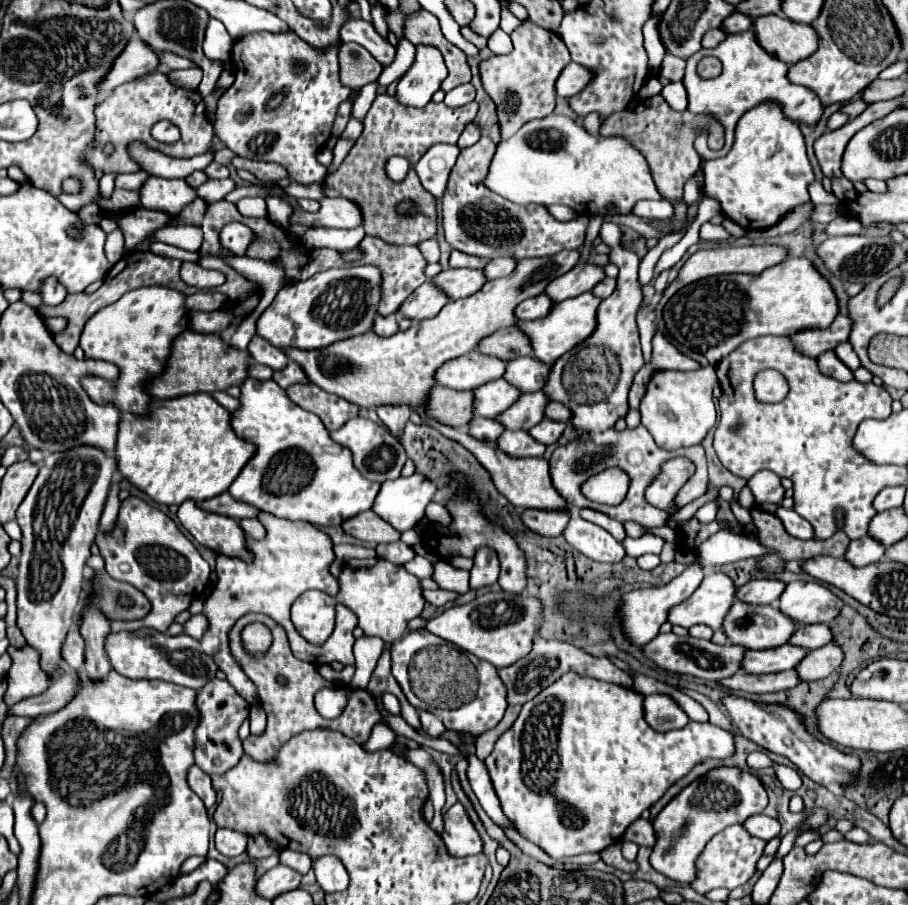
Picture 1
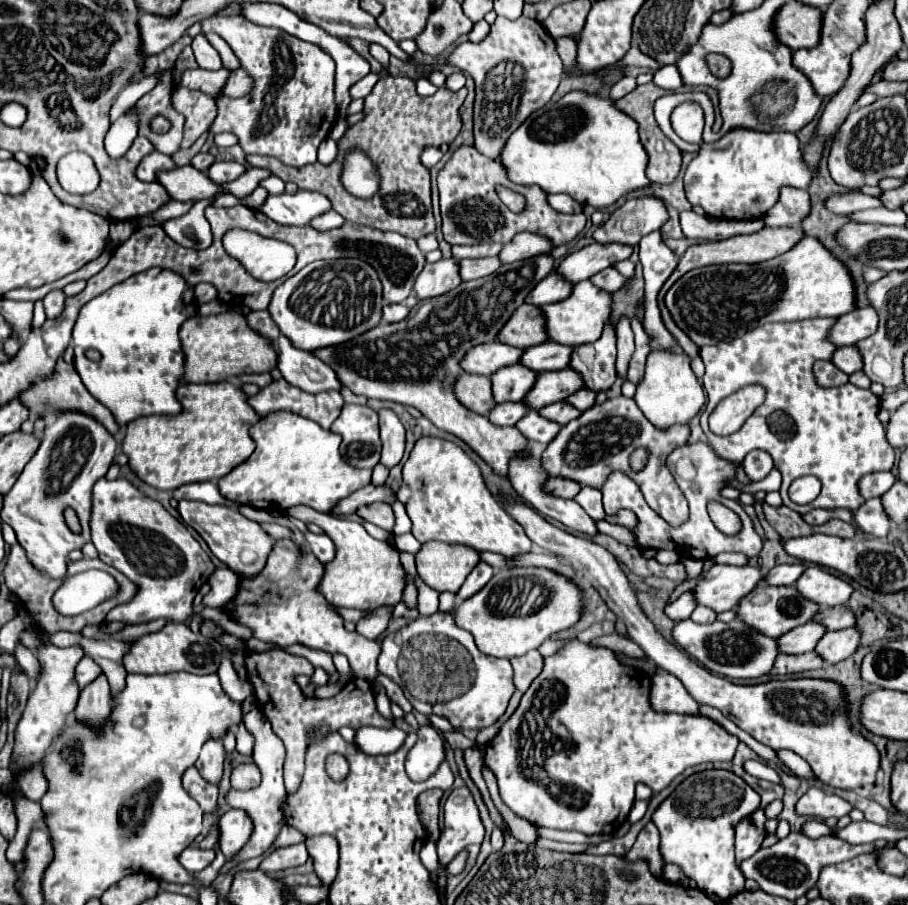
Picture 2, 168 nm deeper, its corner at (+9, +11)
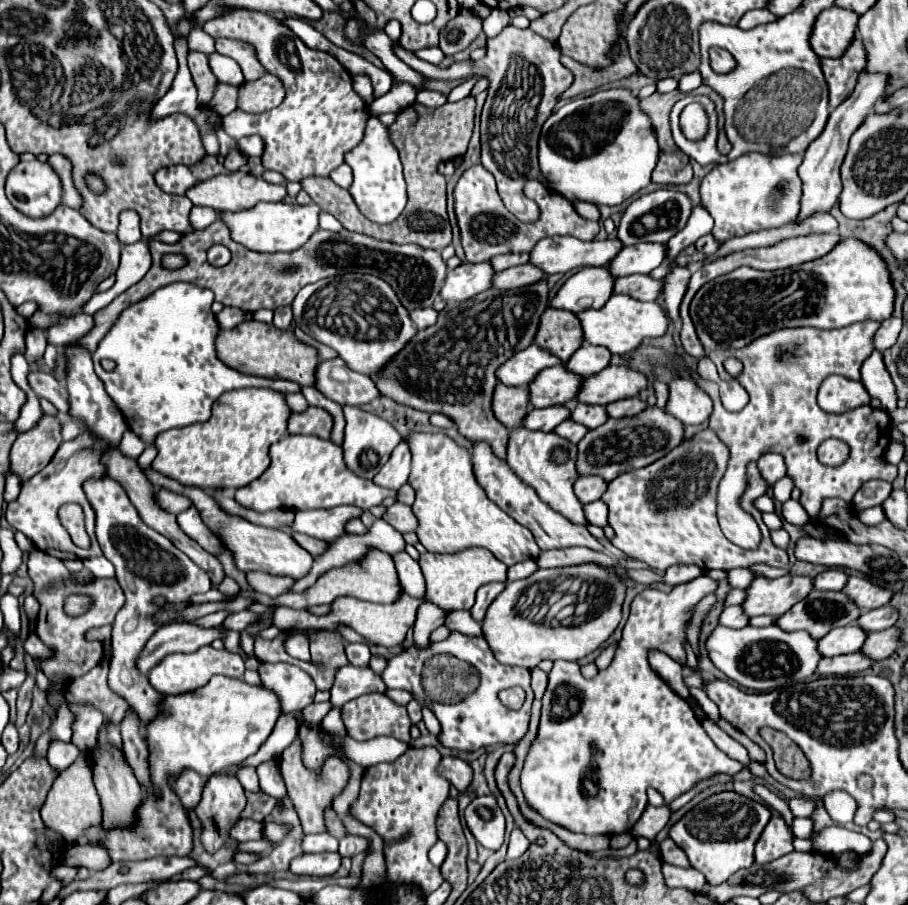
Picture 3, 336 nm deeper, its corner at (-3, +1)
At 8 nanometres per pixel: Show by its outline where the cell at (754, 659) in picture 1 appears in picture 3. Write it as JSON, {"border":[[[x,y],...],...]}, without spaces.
{"border":[[[842,626],[830,630],[828,636],[818,640],[818,650],[822,656],[838,656],[838,654],[852,654],[860,652],[866,642],[868,632],[864,632],[860,626]]]}

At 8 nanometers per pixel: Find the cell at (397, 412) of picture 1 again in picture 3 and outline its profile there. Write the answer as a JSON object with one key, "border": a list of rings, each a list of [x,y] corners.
{"border":[[[400,442],[392,452],[390,460],[384,464],[384,468],[374,476],[374,484],[388,490],[398,490],[402,484],[408,482],[408,476],[410,476],[410,450],[406,442]]]}

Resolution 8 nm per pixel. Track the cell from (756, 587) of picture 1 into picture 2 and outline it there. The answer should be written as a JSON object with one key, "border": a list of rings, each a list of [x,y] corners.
{"border":[[[802,564],[774,566],[772,570],[768,570],[768,580],[764,580],[764,584],[768,584],[768,586],[790,586],[798,580],[798,576],[802,572],[804,572]]]}

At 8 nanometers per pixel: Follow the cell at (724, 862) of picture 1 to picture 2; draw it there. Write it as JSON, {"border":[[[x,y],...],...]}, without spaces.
{"border":[[[758,808],[752,816],[740,820],[736,824],[736,828],[734,828],[736,830],[736,864],[742,864],[744,858],[748,858],[760,850],[760,844],[766,836],[764,822],[766,822],[764,810]]]}

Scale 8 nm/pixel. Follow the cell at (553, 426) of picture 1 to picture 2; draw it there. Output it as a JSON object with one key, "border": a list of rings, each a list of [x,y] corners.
{"border":[[[556,402],[556,404],[550,404],[550,406],[542,408],[540,416],[544,416],[546,420],[556,420],[556,424],[564,426],[570,420],[574,420],[576,416],[580,416],[580,410],[576,410],[574,406],[566,404],[566,402]]]}

